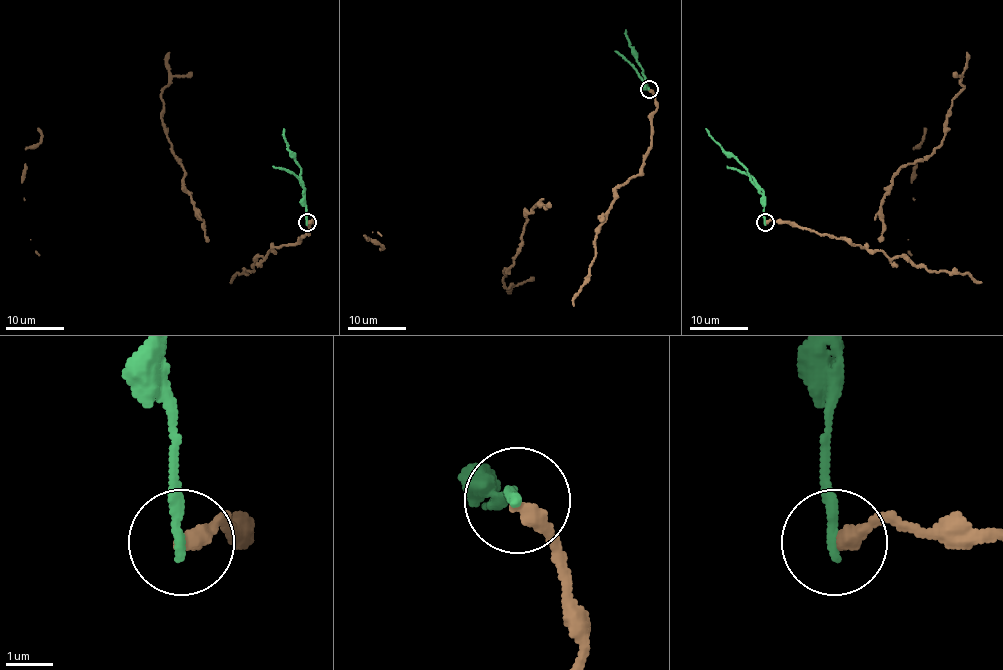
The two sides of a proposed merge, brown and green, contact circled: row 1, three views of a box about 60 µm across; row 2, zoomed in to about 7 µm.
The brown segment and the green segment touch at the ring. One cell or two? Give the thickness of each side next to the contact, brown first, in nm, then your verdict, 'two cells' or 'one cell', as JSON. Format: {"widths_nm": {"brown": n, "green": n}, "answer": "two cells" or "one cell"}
{"widths_nm": {"brown": 360, "green": 240}, "answer": "two cells"}

